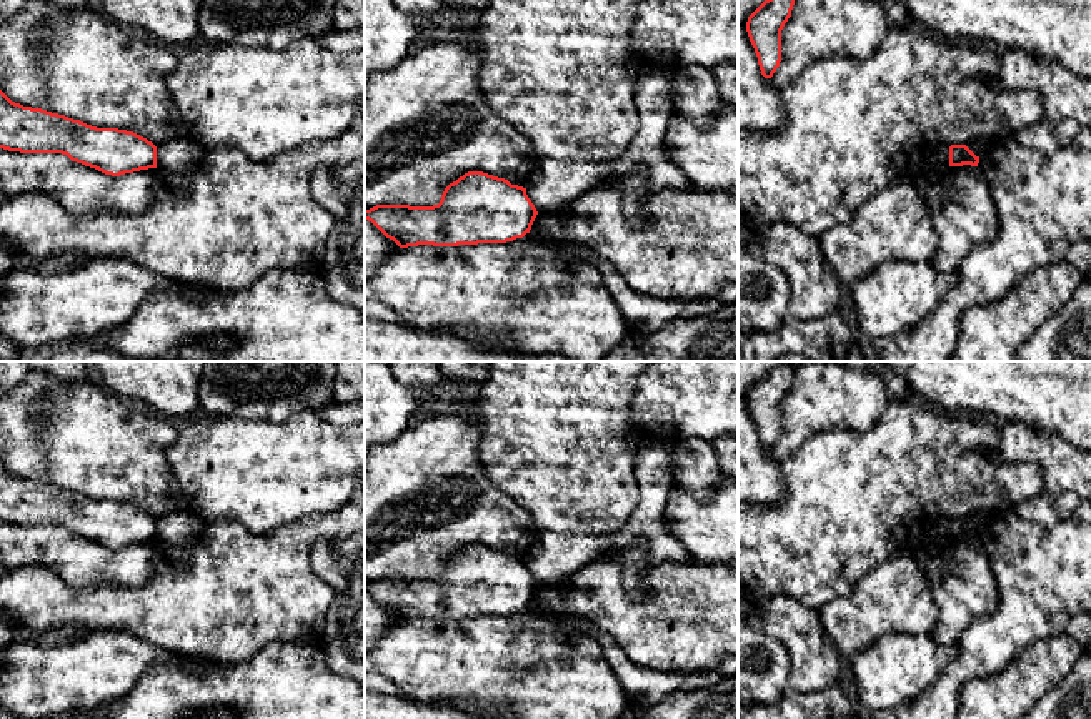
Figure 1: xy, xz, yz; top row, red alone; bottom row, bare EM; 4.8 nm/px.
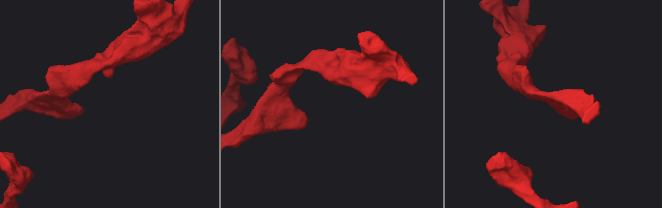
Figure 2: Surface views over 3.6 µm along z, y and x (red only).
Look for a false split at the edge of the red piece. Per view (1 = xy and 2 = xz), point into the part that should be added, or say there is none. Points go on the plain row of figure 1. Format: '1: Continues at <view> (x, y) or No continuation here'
1: No continuation here
2: No continuation here

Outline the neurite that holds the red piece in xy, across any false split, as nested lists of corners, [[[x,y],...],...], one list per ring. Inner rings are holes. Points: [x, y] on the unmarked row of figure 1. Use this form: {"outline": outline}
{"outline": [[[2,463],[0,521],[20,526],[62,526],[112,549],[157,541],[157,519],[147,511],[23,479]]]}

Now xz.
{"outline": [[[483,544],[450,556],[438,578],[376,578],[365,583],[400,621],[506,616],[530,606],[538,584],[526,561]]]}

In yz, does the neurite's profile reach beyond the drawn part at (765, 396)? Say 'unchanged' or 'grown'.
unchanged

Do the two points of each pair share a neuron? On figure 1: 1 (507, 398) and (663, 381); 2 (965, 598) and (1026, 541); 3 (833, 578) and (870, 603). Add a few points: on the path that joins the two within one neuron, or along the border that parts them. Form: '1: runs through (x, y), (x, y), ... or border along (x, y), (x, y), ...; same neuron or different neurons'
1: border along (640, 378), (628, 408), (628, 423); different neurons
2: border along (976, 540), (996, 583), (998, 604), (993, 611); different neurons
3: border along (880, 565), (850, 593), (830, 599), (818, 611); different neurons

